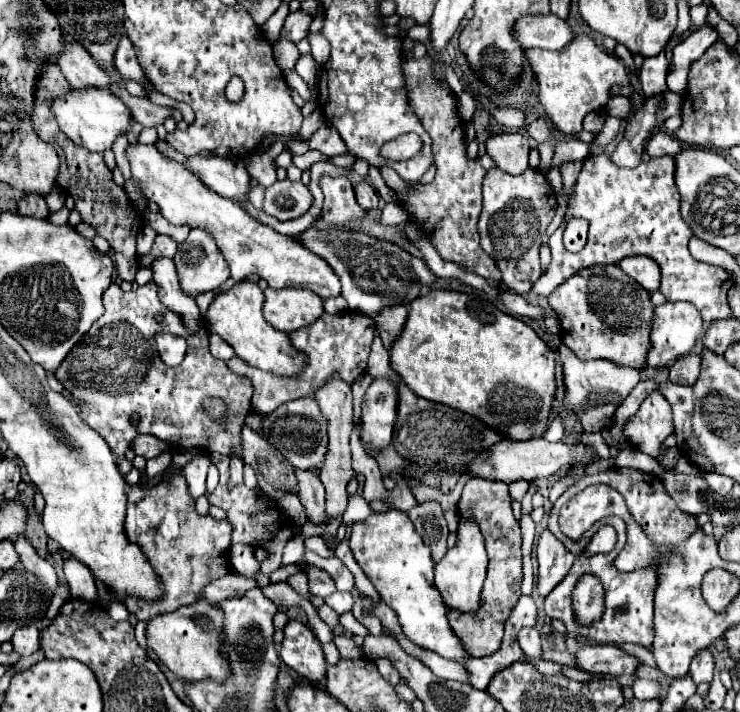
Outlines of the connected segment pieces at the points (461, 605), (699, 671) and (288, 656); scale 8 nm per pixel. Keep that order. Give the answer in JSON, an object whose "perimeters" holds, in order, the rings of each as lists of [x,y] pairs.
{"perimeters":[[[[460,520],[456,546],[450,548],[448,554],[436,564],[436,588],[450,610],[458,610],[458,612],[480,610],[480,600],[482,600],[480,594],[486,578],[486,566],[488,566],[488,556],[486,556],[484,538],[478,526],[474,524],[474,520]]],[[[702,650],[700,656],[694,656],[692,666],[690,666],[690,678],[696,684],[710,684],[712,682],[712,672],[714,672],[714,658],[710,650]]],[[[290,620],[284,628],[280,658],[286,666],[296,670],[302,678],[310,682],[322,680],[326,676],[326,660],[322,654],[322,646],[316,640],[314,632],[298,620]]]]}

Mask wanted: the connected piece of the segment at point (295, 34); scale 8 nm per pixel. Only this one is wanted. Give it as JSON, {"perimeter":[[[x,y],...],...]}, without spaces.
{"perimeter":[[[296,10],[296,12],[290,12],[286,16],[286,22],[282,26],[282,32],[280,32],[280,38],[284,40],[290,40],[290,42],[300,42],[302,38],[308,36],[308,28],[312,24],[312,14],[308,10]]]}

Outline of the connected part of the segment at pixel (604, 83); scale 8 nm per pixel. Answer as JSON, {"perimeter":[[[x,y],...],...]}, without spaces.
{"perimeter":[[[580,34],[564,50],[528,50],[528,62],[538,78],[538,98],[552,120],[554,128],[564,134],[582,132],[582,120],[586,114],[602,110],[610,98],[610,88],[614,84],[628,84],[628,72],[622,60],[606,54],[596,46],[594,40]]]}

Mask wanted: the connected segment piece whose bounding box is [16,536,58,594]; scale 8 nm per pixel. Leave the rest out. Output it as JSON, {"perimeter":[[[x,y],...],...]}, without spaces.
{"perimeter":[[[18,536],[18,540],[16,540],[16,552],[18,552],[18,556],[20,556],[22,566],[24,566],[30,574],[34,574],[34,576],[46,586],[46,590],[48,590],[50,594],[54,594],[56,588],[58,588],[58,580],[56,580],[56,570],[54,570],[54,566],[52,566],[48,560],[44,560],[22,536]]]}

